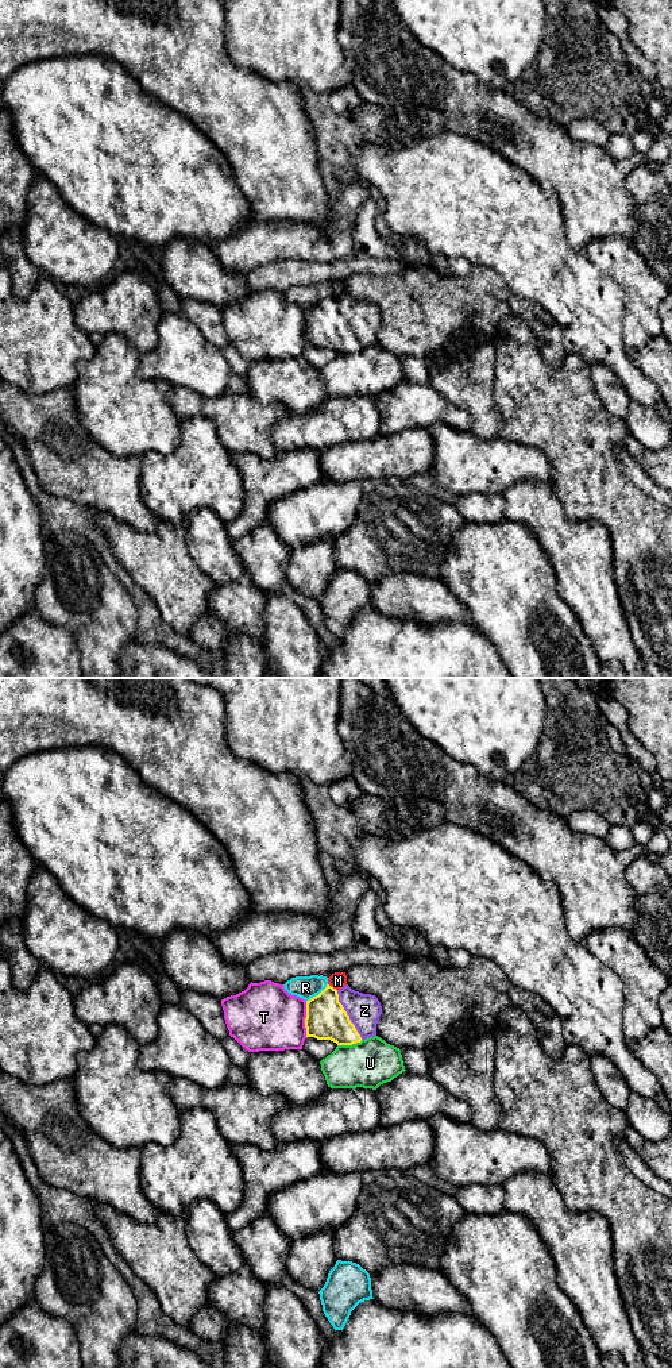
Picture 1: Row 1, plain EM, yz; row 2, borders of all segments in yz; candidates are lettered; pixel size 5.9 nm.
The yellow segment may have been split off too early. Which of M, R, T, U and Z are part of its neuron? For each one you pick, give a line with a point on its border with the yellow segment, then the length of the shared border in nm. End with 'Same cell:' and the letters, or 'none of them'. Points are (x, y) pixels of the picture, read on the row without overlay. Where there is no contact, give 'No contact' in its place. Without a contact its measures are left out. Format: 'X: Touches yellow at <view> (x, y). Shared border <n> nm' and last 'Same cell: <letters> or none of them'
Z: Touches yellow at yz (347, 323). Shared border 340 nm
Same cell: Z

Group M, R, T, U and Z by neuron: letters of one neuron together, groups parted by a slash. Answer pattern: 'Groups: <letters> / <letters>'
Groups: M R / T / U / Z

